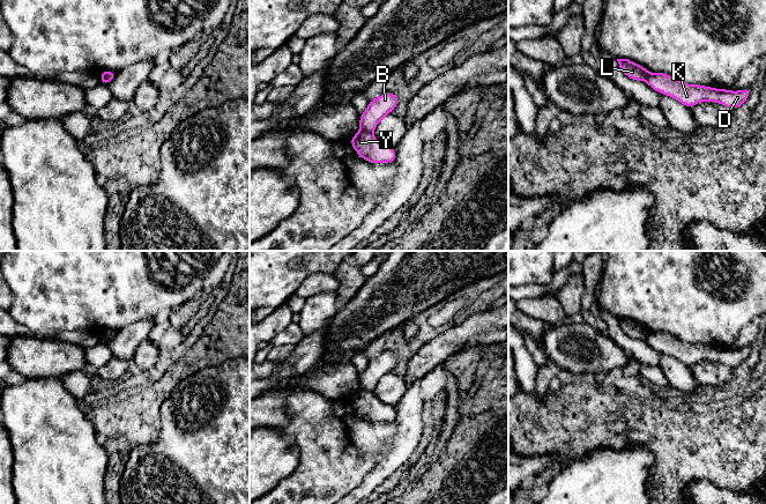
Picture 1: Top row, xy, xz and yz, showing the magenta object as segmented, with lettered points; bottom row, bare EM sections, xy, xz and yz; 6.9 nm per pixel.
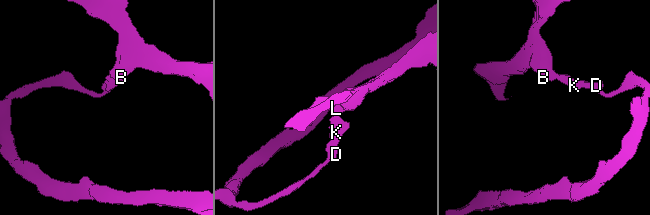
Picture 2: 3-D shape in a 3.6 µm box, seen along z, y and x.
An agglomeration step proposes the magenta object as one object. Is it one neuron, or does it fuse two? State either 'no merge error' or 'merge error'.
merge error

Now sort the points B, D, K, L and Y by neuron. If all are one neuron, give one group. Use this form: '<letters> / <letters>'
B L / D K Y

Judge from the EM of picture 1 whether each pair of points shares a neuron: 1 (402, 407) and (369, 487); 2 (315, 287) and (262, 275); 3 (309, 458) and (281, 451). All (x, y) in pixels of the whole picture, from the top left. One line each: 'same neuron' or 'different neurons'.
1: same neuron
2: different neurons
3: different neurons

